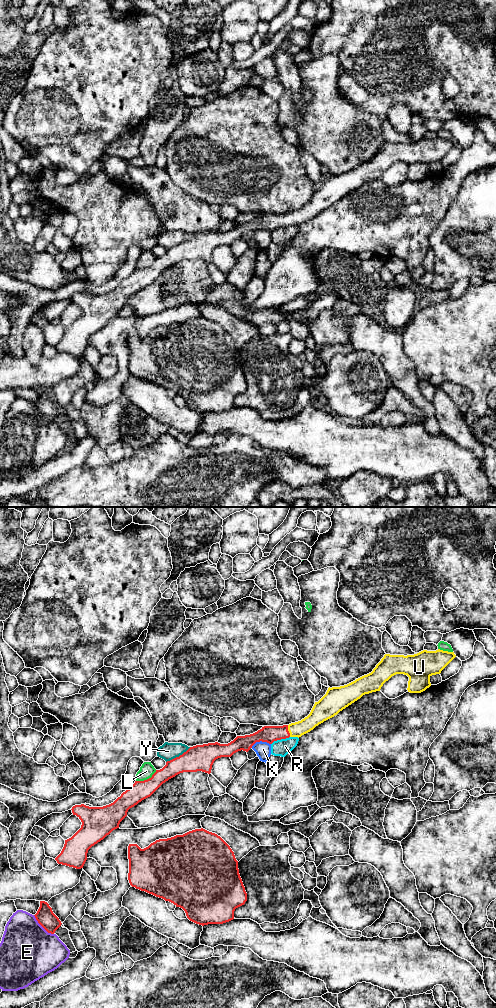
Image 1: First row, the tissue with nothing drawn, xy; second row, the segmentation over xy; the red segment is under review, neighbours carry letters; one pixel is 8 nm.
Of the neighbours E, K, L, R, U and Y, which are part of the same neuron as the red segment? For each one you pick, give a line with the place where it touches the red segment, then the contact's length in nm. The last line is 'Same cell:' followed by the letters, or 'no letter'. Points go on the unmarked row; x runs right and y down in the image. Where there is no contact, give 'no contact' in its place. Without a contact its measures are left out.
Same cell: no letter

